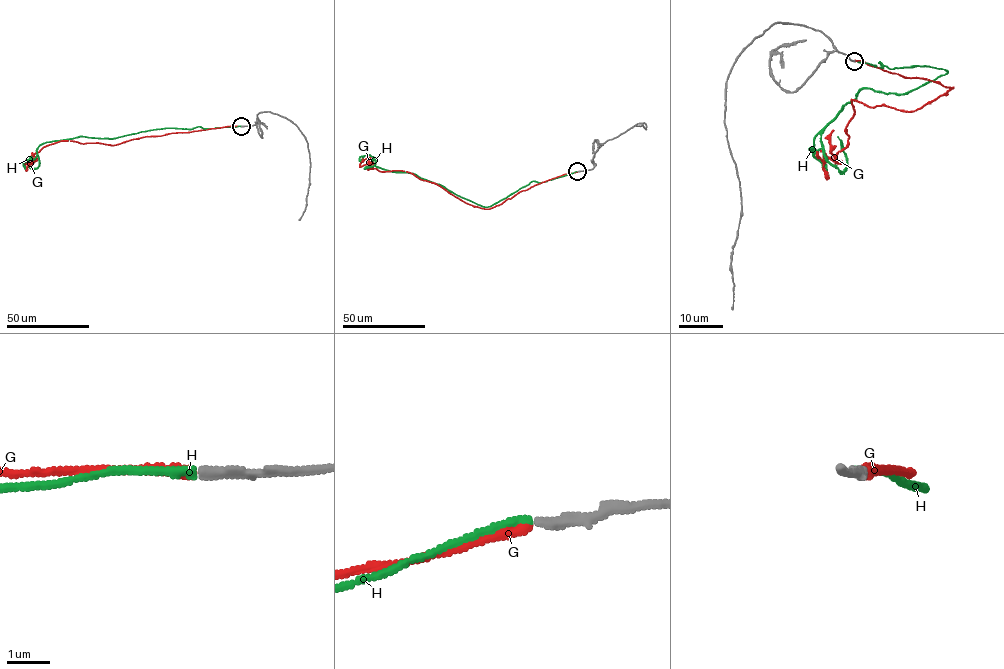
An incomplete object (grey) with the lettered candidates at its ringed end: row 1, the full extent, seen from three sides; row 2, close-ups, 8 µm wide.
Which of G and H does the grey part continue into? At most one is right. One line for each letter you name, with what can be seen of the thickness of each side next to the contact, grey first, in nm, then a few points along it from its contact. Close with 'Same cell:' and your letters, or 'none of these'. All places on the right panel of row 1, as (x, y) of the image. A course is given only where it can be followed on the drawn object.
G: 240/280 nm | via (854, 61), (953, 88), (915, 111), (854, 99), (839, 162), (822, 160), (816, 151)
Same cell: G

